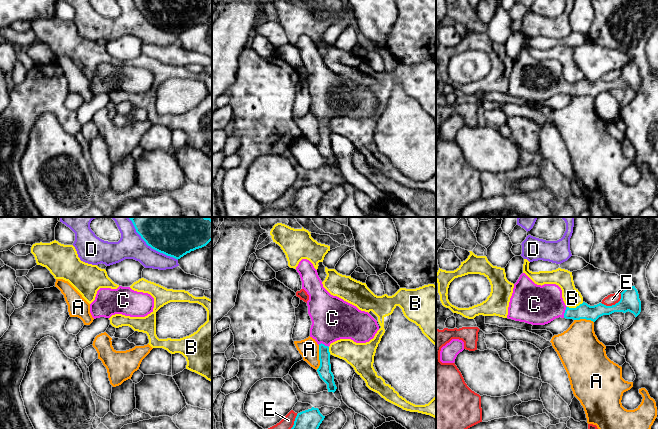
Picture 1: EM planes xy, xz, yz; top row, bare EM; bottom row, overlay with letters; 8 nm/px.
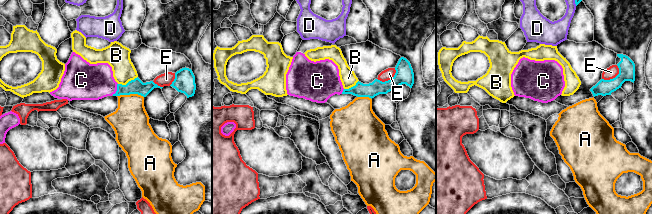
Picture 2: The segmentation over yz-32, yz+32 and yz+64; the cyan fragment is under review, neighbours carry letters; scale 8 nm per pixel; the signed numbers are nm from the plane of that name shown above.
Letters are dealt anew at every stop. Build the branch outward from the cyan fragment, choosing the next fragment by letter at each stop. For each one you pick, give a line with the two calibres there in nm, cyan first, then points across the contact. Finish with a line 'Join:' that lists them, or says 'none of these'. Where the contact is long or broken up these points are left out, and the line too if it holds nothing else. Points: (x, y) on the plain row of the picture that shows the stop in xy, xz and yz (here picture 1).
C: Thickness 130 nm (cyan) against 320 nm. Path across: yz (584, 87), (565, 88), (550, 81), (538, 81)
Join: C

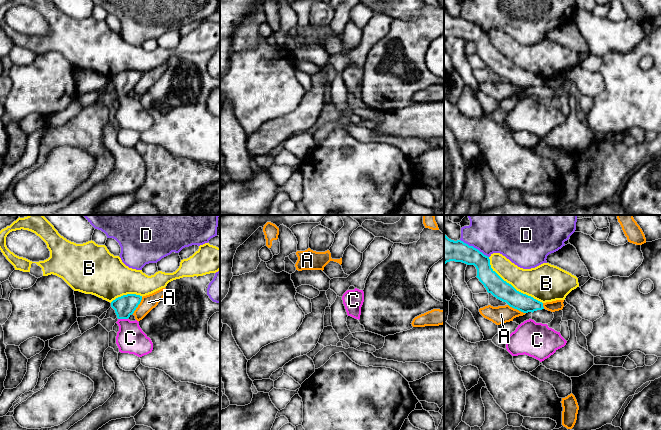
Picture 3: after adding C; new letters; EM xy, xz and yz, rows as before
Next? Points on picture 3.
C: Thickness 170 nm (cyan) against 220 nm. Path across: xy (124, 82), (123, 94), (130, 114)
Join: C

